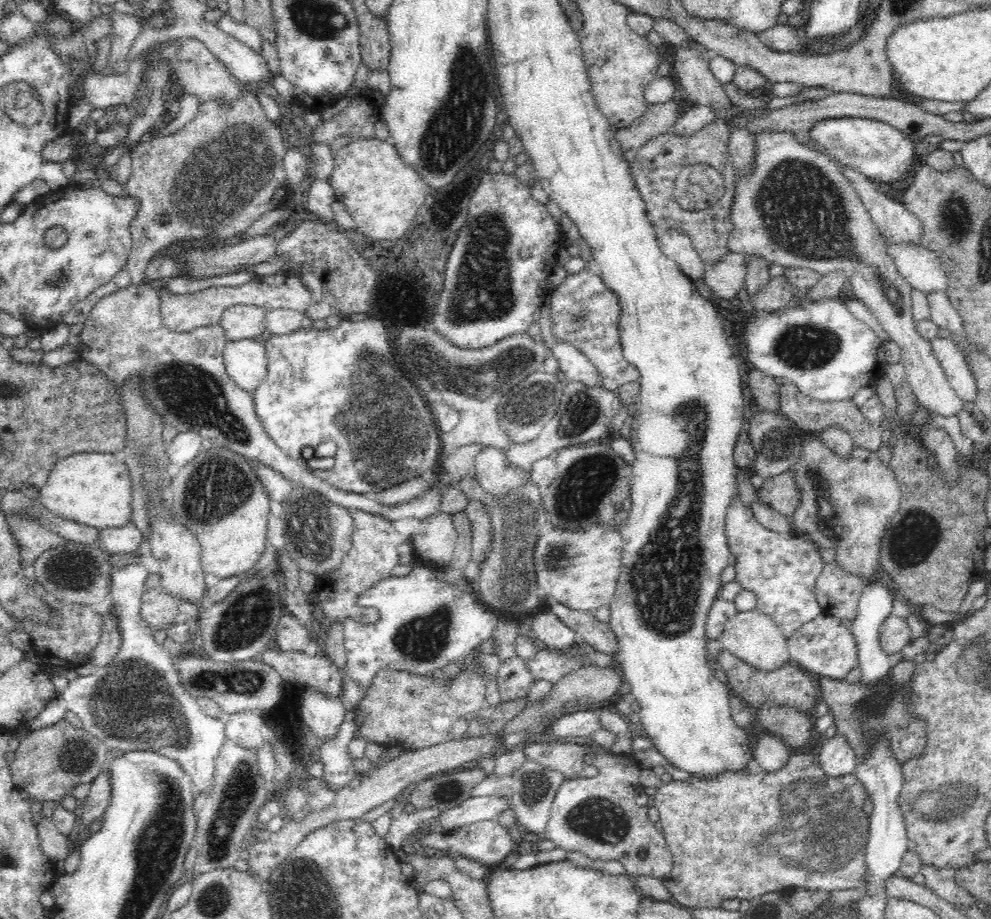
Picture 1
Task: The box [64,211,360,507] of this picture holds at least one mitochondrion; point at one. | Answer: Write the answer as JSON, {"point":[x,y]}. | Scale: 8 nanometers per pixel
{"point":[192,395]}

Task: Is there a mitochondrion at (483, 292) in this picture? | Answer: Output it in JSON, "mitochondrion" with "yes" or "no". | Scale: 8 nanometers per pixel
{"mitochondrion":"yes"}

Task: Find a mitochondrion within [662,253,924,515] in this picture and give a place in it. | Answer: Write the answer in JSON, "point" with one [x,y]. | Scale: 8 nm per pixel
{"point":[804,348]}

